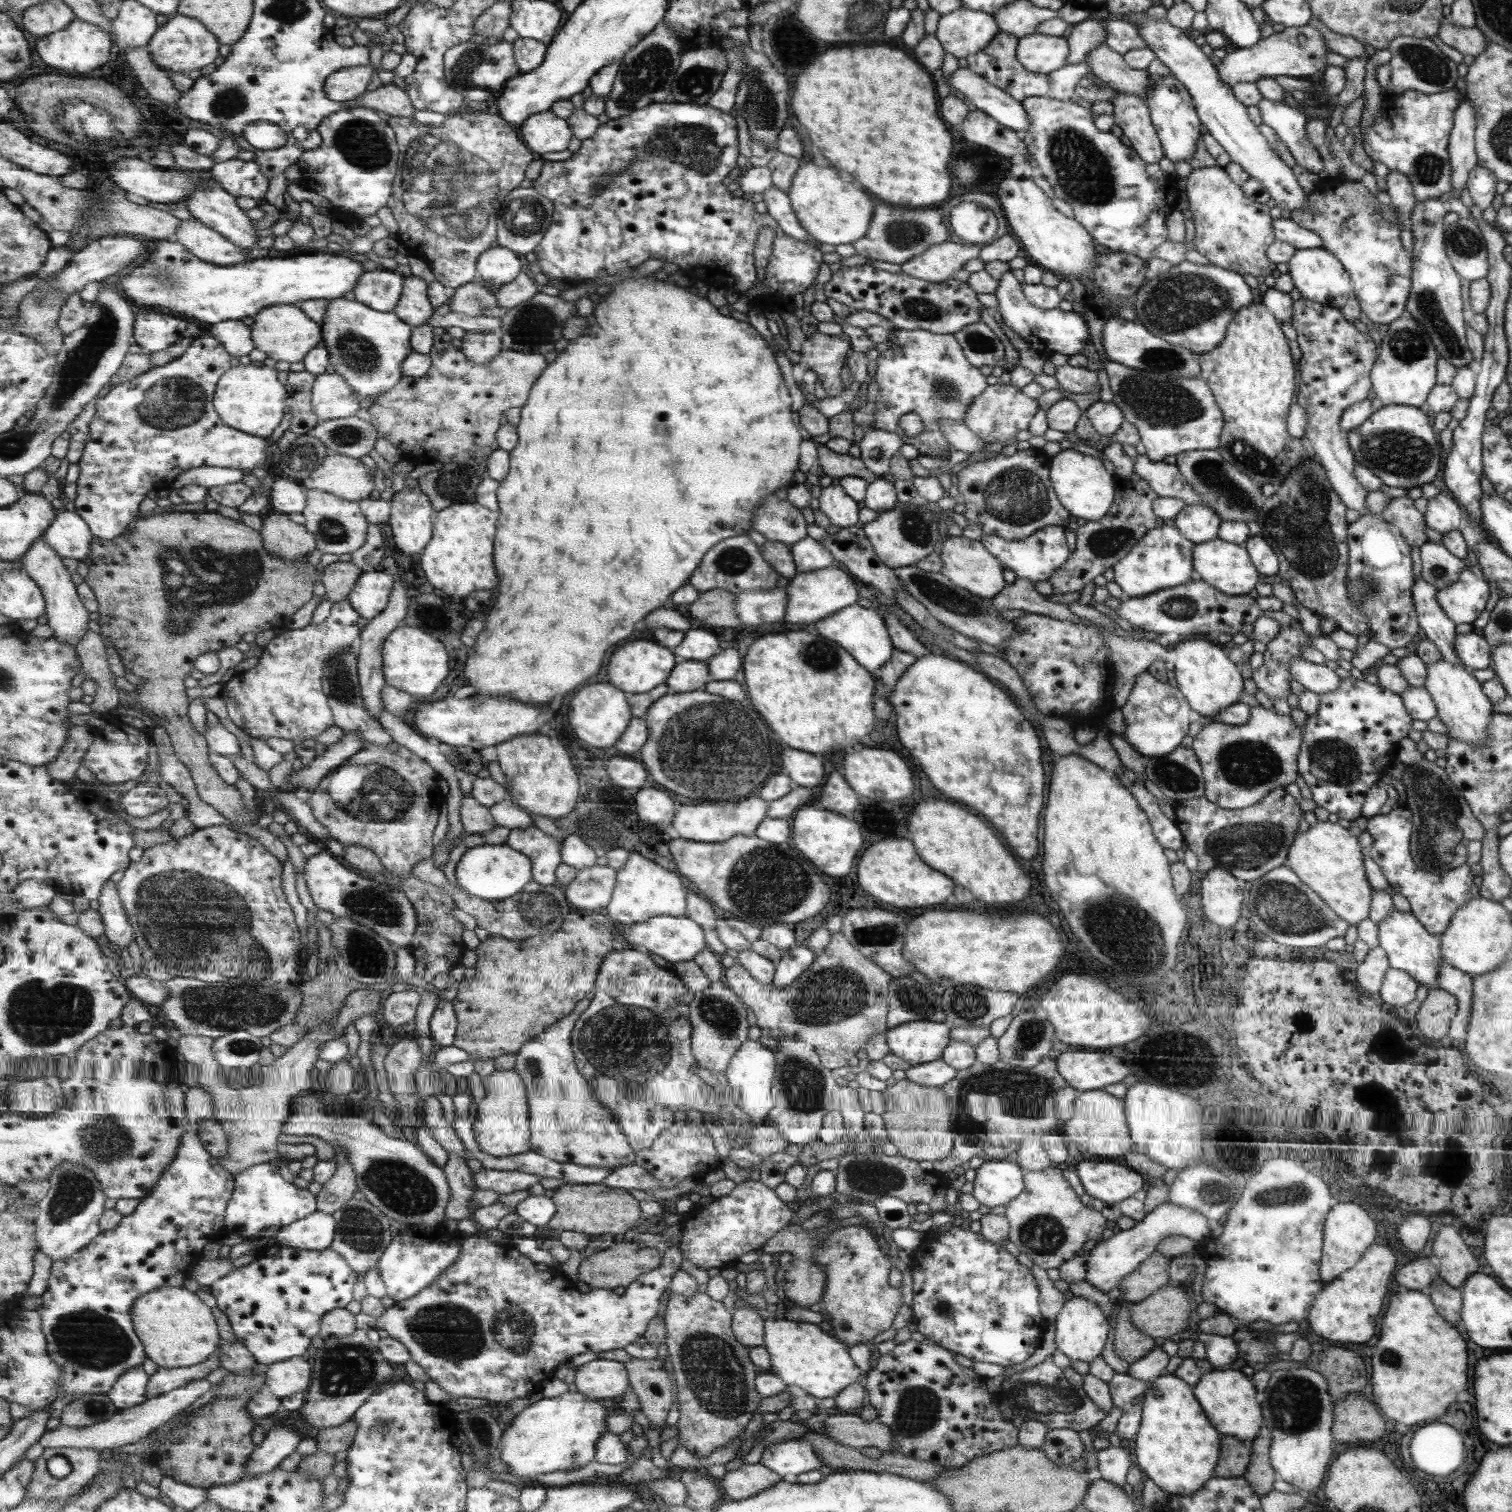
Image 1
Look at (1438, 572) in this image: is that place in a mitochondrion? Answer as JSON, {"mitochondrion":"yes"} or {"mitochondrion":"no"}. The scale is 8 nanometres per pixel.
{"mitochondrion":"yes"}

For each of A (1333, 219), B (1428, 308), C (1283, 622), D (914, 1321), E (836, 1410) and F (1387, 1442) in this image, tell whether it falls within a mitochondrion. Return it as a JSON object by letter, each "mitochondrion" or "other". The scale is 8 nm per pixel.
{"A":"other","B":"mitochondrion","C":"other","D":"other","E":"other","F":"other"}

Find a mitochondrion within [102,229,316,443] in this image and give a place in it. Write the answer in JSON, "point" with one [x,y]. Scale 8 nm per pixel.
{"point":[177,403]}

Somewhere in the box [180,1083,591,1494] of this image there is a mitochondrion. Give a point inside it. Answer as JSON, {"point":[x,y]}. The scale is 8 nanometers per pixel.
{"point":[449,1331]}

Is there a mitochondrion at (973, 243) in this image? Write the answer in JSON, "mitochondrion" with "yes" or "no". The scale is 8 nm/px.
{"mitochondrion":"no"}

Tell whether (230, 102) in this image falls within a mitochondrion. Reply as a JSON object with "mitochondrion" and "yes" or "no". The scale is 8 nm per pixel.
{"mitochondrion":"yes"}

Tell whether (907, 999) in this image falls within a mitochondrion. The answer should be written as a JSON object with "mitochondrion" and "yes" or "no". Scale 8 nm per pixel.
{"mitochondrion":"yes"}

